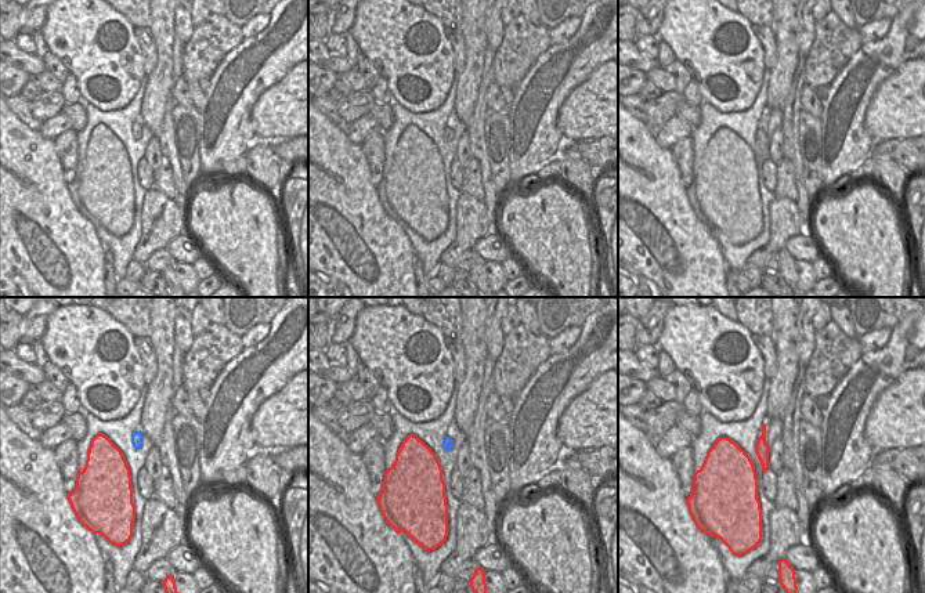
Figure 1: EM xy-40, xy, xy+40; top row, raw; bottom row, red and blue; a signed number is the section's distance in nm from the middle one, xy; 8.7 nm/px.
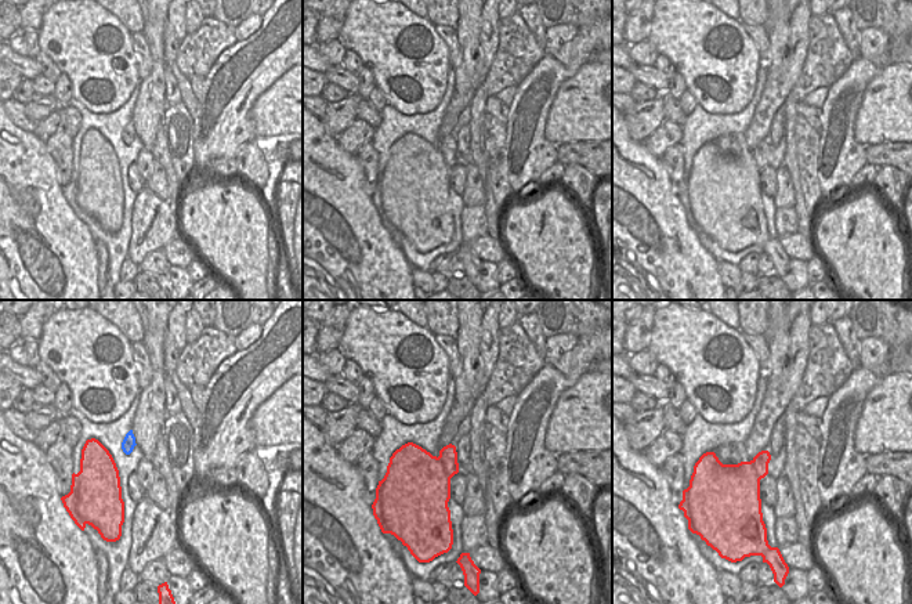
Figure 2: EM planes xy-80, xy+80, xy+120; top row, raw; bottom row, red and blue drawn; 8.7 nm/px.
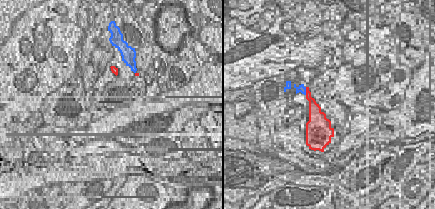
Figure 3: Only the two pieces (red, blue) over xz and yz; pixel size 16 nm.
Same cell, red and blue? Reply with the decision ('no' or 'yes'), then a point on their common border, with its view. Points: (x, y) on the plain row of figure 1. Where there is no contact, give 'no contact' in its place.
no; meets red in xy+40 at (757, 130)

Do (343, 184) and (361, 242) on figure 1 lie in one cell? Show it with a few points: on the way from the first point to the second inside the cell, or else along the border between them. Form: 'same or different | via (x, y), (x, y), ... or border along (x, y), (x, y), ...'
same | via (343, 198), (343, 224), (347, 228)

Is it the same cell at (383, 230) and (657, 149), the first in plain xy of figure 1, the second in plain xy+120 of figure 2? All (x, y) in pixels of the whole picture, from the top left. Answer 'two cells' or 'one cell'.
two cells

